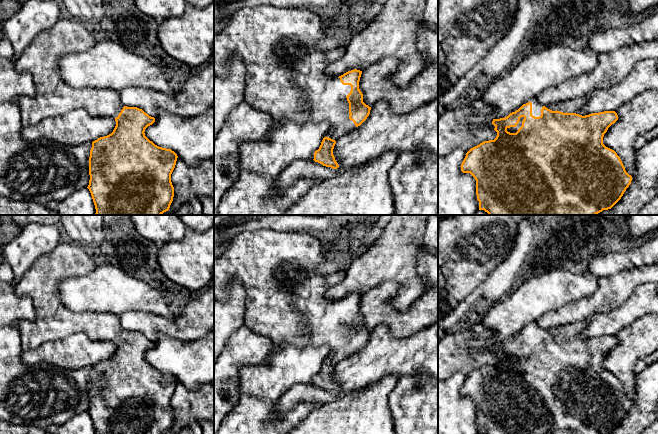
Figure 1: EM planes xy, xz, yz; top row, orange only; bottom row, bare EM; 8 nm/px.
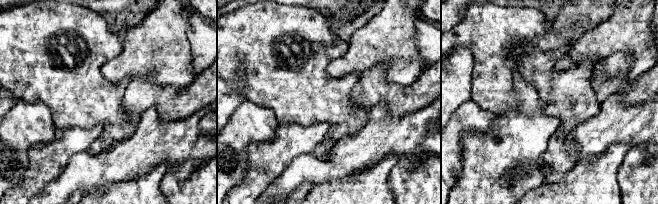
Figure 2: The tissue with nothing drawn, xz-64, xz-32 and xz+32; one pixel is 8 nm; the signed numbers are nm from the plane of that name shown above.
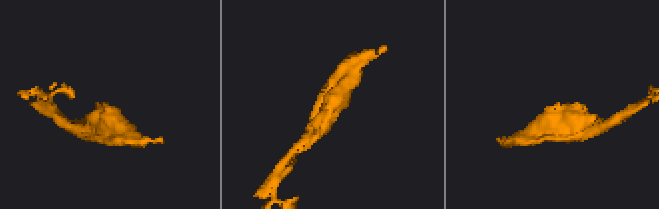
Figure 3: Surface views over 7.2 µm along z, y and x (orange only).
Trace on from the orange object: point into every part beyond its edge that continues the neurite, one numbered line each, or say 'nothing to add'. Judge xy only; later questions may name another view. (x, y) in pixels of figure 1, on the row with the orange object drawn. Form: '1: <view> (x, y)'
1: xy (53, 97)

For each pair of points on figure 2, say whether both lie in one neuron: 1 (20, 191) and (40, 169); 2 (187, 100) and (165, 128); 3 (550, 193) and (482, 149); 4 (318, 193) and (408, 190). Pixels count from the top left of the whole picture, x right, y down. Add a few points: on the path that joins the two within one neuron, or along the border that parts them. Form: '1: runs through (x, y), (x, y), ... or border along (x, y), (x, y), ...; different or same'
1: runs through (25, 186), (37, 174); same
2: border along (151, 108), (163, 120), (180, 120), (193, 113); different
3: border along (545, 182), (526, 193); different
4: border along (393, 168), (388, 180), (391, 193); different

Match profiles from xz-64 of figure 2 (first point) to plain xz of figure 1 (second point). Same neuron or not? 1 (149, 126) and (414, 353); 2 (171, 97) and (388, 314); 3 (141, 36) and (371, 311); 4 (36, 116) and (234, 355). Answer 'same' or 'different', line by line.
1: same
2: same
3: different
4: same

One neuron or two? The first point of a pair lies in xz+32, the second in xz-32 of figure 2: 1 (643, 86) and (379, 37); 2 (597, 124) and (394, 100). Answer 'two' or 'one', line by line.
1: two
2: two

